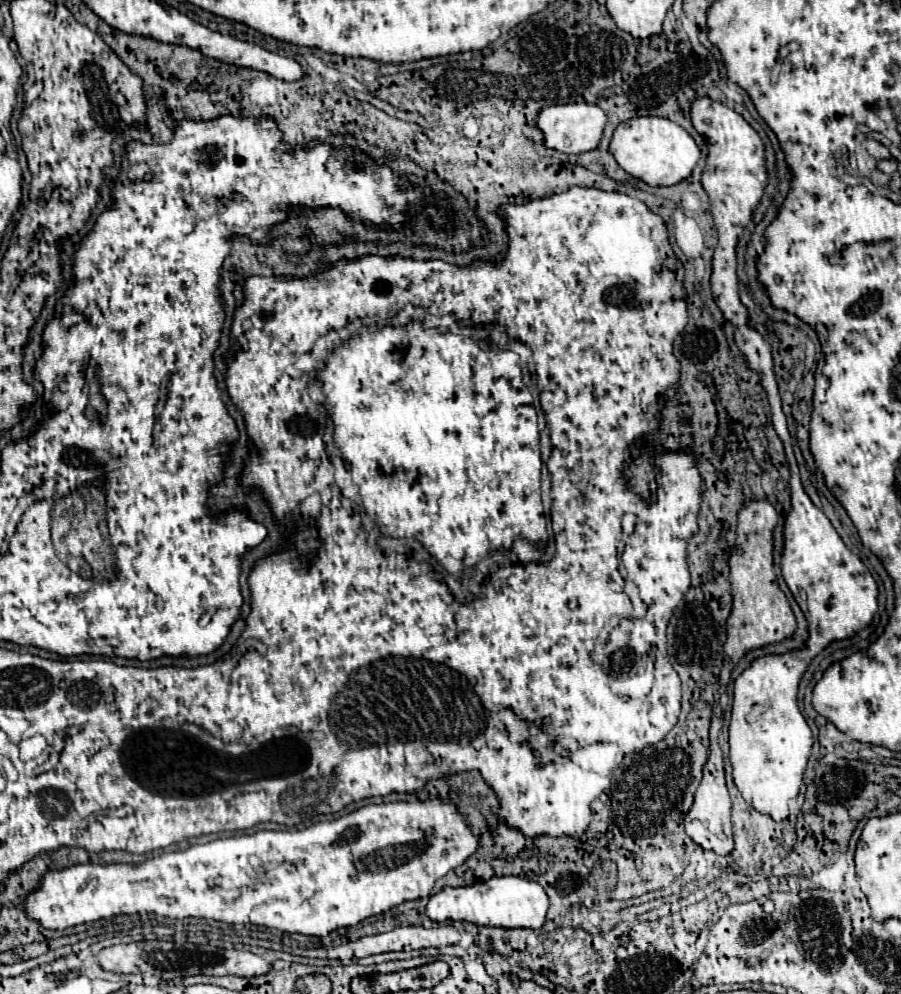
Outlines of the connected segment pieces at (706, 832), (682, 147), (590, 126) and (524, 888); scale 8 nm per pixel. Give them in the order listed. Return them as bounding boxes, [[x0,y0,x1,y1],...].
[[684,707,734,855],[610,117,700,187],[534,103,606,153],[426,877,548,929]]

